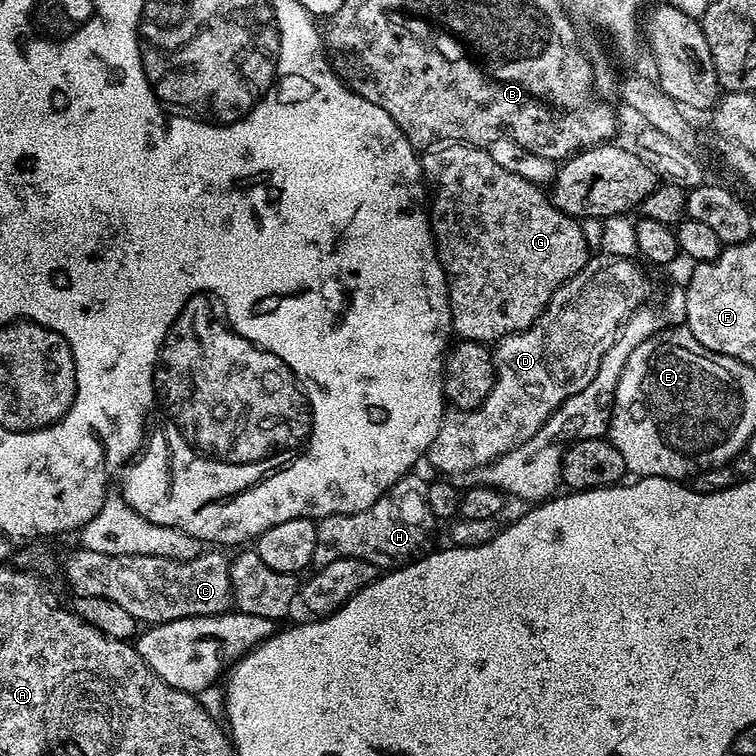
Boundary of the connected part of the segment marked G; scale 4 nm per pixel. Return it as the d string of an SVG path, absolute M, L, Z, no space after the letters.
M463 142L429 148L420 156L424 179L430 185L430 219L436 252L448 277L452 332L461 340L499 342L505 336L525 332L539 321L557 288L575 281L589 267L588 240L580 229L579 219L565 214L552 203L547 191L511 172L516 170L505 164L499 164L480 146Z

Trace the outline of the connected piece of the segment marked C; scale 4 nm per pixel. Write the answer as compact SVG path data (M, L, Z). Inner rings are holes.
M83 546L77 549L62 560L62 576L68 579L73 593L90 598L110 598L110 602L118 602L118 606L130 610L133 621L145 620L143 623L151 626L191 616L221 616L233 607L232 565L229 557L220 553L223 551L205 550L193 560L171 560L165 556L115 556Z

